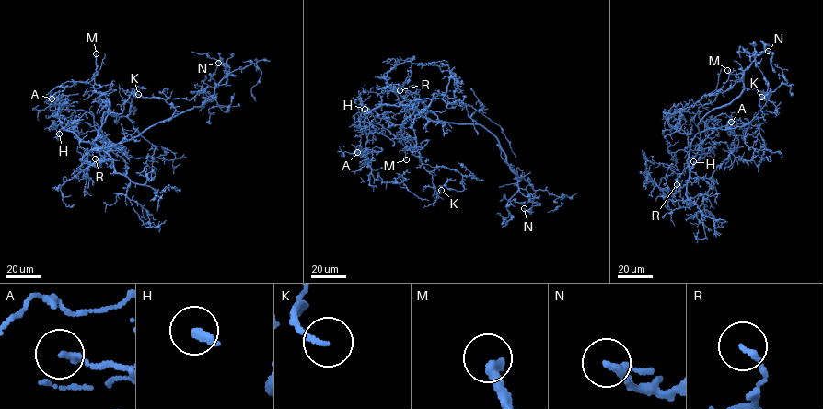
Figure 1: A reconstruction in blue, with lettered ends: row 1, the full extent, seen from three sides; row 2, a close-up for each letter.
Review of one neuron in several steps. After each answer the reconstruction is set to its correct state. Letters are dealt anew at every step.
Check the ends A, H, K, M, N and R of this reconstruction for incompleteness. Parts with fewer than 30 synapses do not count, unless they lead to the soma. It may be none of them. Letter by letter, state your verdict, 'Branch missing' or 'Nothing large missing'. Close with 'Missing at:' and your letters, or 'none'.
A: Nothing large missing
H: Branch missing
K: Branch missing
M: Branch missing
N: Nothing large missing
R: Nothing large missing
Missing at: H, K, M

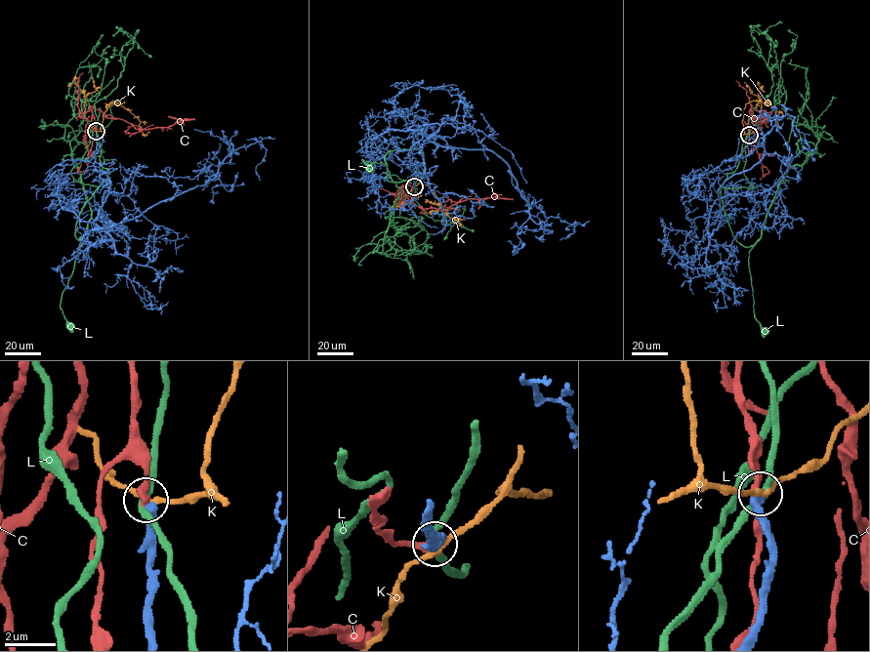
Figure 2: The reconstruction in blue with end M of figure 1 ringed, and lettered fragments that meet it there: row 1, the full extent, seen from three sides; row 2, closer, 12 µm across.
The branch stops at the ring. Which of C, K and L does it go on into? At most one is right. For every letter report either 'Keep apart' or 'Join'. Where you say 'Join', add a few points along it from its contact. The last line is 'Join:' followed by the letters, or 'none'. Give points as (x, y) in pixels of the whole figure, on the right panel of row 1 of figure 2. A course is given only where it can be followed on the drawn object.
C: Keep apart
K: Keep apart
L: Keep apart
Join: none

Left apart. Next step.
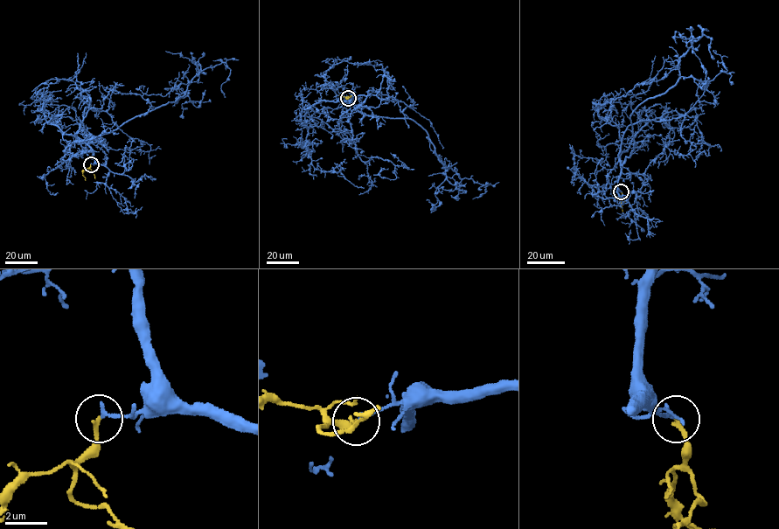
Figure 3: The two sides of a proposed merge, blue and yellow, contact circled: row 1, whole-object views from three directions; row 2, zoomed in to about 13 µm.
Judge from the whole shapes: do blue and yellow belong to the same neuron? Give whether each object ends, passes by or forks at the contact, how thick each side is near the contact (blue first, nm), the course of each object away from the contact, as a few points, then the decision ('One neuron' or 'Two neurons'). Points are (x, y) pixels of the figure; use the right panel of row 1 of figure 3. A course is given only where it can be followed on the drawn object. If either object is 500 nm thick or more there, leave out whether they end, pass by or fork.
At the ring blue ends. At the ring yellow ends. Thickness 200 nm (blue) against 240 nm. Course of blue: (621, 191), (621, 165), (634, 144), (630, 116), (677, 81), (691, 33), (704, 72). Course of yellow: (621, 191), (622, 211). One neuron

